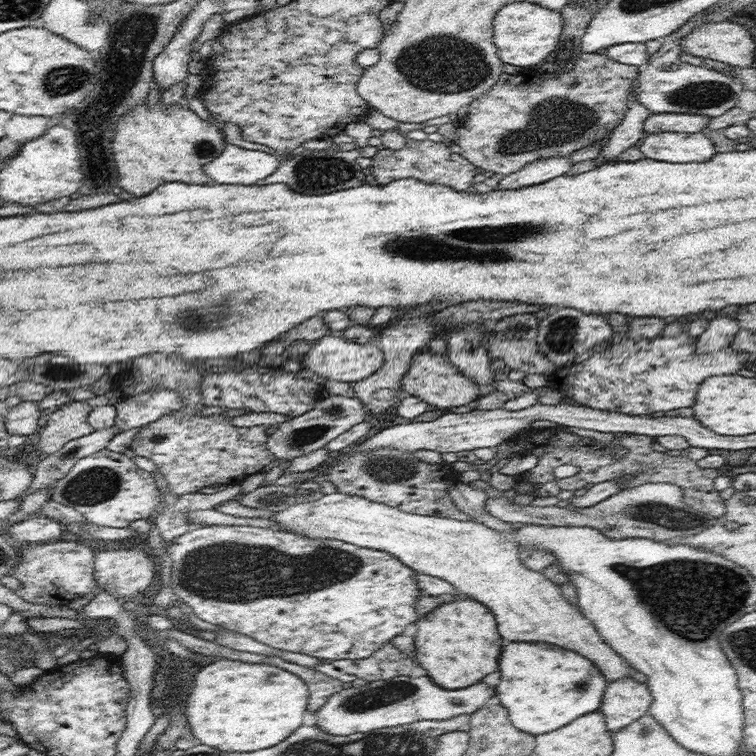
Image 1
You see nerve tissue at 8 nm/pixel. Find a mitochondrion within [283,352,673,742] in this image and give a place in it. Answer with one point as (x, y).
(378, 695)

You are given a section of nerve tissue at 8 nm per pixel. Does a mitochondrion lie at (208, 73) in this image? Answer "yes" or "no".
no

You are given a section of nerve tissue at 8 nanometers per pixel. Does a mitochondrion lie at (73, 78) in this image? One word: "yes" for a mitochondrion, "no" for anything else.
yes

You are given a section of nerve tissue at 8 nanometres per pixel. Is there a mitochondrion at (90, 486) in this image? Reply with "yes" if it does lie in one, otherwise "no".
yes

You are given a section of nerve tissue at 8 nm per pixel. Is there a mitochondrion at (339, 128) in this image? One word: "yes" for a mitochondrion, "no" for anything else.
no

